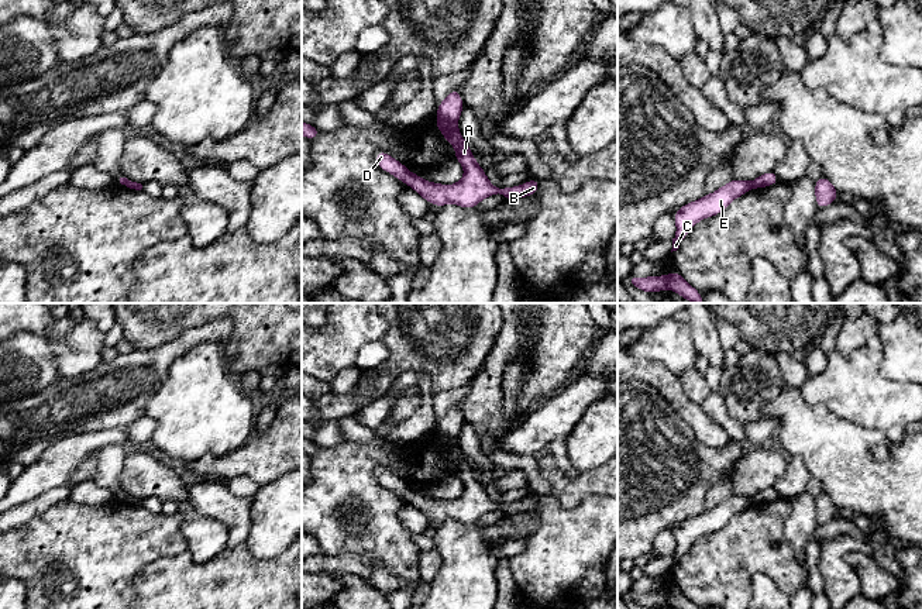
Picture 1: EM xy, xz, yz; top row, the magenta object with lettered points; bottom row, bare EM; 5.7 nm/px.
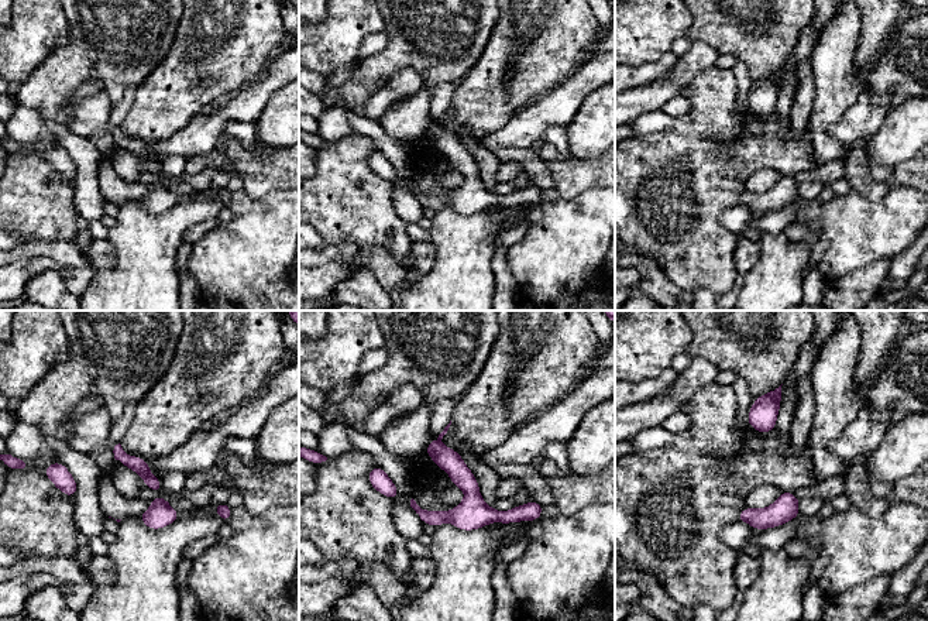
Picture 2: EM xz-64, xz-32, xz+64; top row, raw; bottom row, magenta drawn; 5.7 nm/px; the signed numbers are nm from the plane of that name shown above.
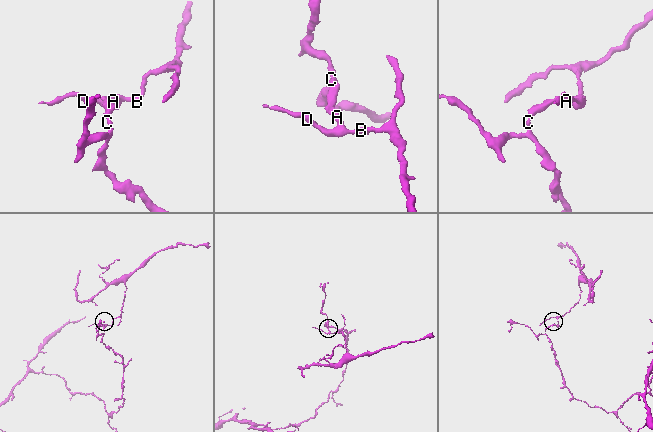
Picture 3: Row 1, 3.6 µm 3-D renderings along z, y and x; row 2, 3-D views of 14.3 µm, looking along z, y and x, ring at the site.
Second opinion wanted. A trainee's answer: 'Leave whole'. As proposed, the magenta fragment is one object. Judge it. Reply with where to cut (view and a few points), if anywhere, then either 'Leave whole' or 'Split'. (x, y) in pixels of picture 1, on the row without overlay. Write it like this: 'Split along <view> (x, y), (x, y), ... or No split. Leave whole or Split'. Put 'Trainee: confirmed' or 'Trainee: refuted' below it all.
Split along xz (439, 433), (456, 439). Split
Trainee: refuted

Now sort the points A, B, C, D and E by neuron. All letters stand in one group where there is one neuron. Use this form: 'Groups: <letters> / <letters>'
Groups: A B D / C E

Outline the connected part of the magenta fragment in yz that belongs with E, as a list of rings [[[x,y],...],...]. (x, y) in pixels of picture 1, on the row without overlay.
[[[733,495],[727,500],[720,502],[716,508],[703,510],[701,515],[680,523],[674,530],[677,548],[672,554],[671,568],[680,564],[681,557],[699,536],[722,529],[736,513],[743,512],[750,505],[750,498]]]

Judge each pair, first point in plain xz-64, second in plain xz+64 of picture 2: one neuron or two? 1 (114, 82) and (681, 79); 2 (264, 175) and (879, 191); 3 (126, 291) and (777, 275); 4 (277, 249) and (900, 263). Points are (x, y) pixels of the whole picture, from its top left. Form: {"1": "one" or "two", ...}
{"1": "two", "2": "one", "3": "one", "4": "two"}

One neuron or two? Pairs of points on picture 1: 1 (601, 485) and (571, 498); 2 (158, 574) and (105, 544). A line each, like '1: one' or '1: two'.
1: one
2: two

